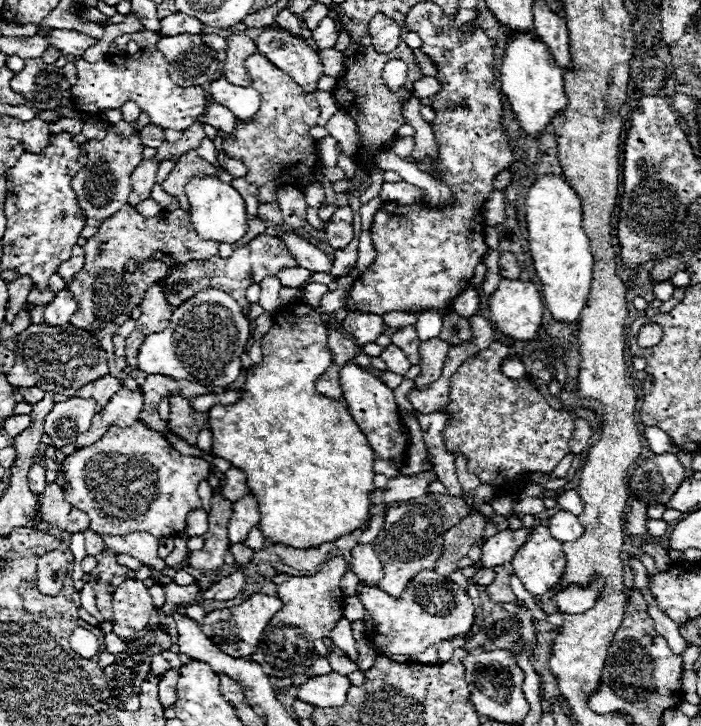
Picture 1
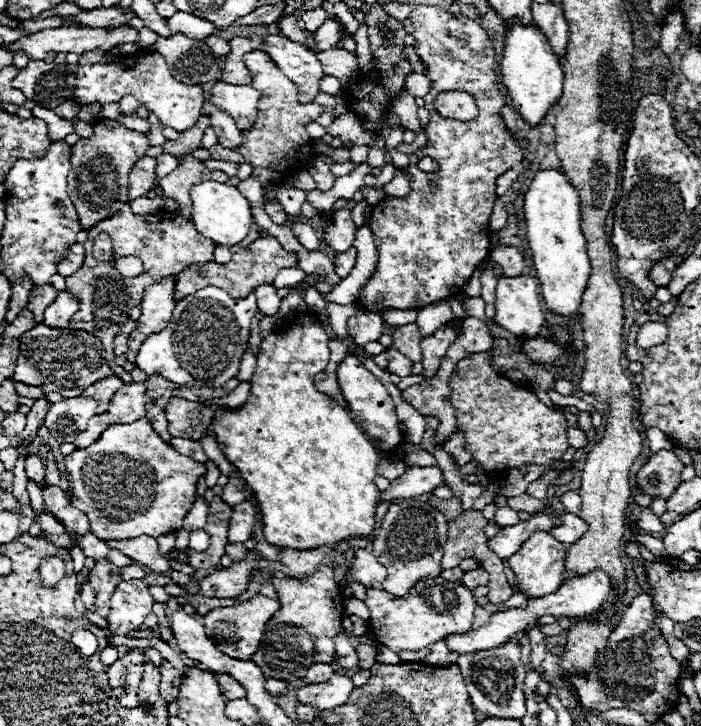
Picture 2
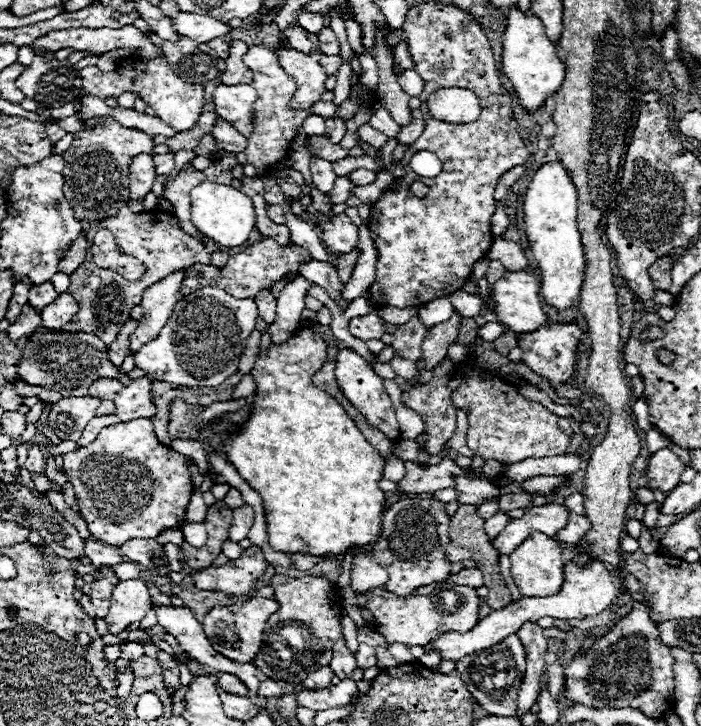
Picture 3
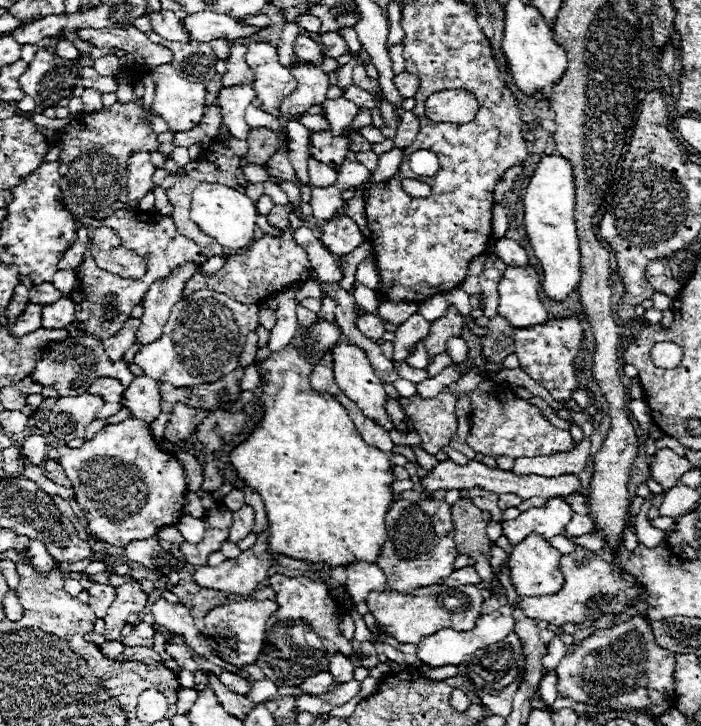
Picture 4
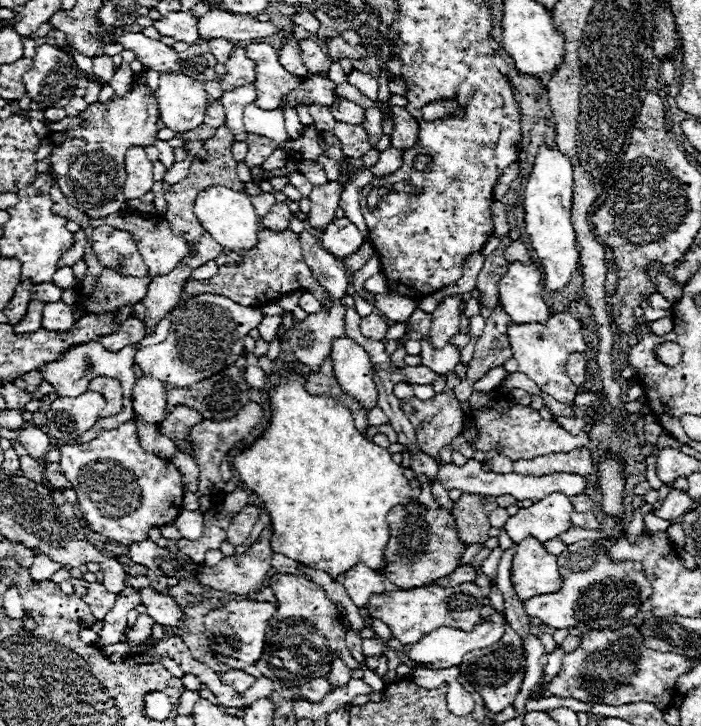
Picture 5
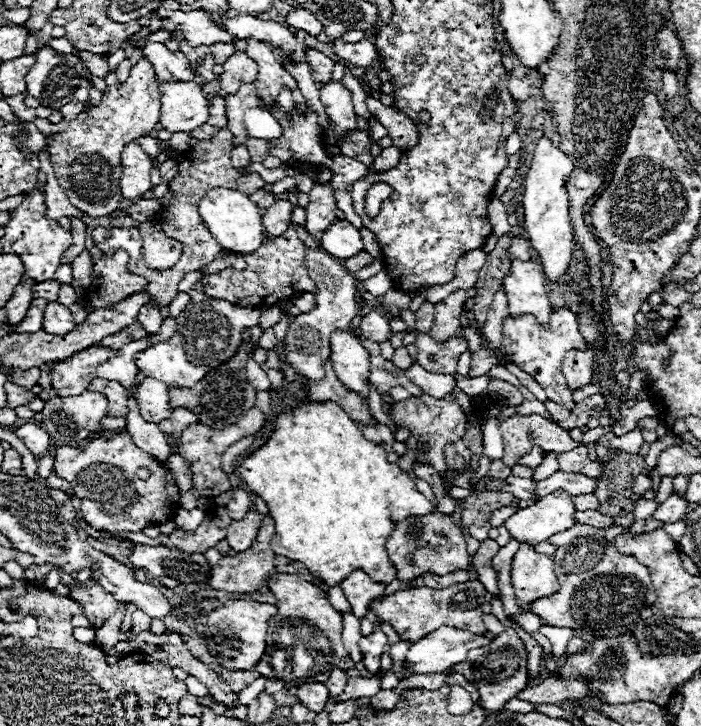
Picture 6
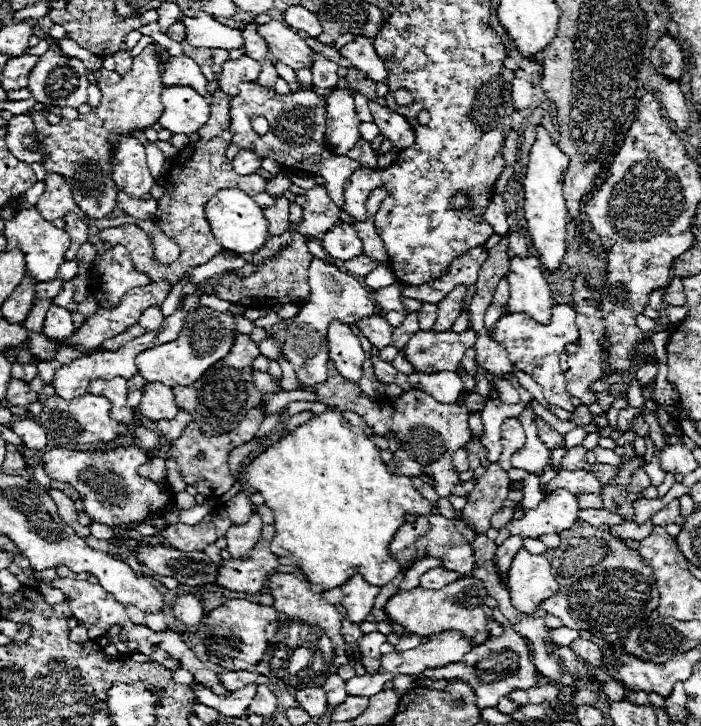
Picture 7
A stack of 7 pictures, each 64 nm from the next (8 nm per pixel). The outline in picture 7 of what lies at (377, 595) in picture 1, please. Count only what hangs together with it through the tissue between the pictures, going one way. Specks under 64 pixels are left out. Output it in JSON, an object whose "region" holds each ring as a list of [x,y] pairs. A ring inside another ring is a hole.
{"region":[[[460,578],[440,590],[426,590],[418,586],[408,592],[398,592],[386,602],[384,612],[394,620],[394,624],[404,626],[406,634],[430,636],[444,630],[460,630],[466,636],[470,636],[476,644],[482,644],[488,638],[486,614],[484,614],[486,598],[488,598],[488,592],[482,586],[482,580]]]}

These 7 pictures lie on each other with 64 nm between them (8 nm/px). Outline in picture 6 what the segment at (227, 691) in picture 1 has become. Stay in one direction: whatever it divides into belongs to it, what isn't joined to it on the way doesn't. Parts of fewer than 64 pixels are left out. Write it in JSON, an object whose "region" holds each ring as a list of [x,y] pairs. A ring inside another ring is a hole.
{"region":[[[222,670],[220,676],[222,680],[226,680],[226,684],[230,684],[230,688],[234,688],[234,692],[244,690],[248,684],[260,678],[258,672],[246,672],[246,670]]]}

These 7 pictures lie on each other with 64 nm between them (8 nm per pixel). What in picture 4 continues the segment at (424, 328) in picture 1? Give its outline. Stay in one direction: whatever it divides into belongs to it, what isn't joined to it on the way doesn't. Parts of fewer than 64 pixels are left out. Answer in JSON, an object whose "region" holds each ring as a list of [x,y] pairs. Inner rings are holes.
{"region":[[[438,294],[438,296],[434,296],[434,298],[428,298],[426,302],[420,302],[420,304],[418,304],[418,314],[422,314],[426,320],[434,322],[434,320],[446,316],[448,306],[450,306],[448,300],[446,300],[442,294]]]}

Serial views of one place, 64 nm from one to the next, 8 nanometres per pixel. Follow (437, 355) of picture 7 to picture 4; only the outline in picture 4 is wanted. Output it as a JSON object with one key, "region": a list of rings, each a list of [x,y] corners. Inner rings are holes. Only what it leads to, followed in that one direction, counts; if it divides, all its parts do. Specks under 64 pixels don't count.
{"region":[[[444,352],[444,354],[436,356],[434,360],[430,360],[430,364],[426,366],[426,372],[428,372],[430,378],[434,378],[436,374],[440,374],[440,372],[442,372],[446,366],[450,366],[450,364],[452,364],[452,360],[450,360],[448,352]]]}

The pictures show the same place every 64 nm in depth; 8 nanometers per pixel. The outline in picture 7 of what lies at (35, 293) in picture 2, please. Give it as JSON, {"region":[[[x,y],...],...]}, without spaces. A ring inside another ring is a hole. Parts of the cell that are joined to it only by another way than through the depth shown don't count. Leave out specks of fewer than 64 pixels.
{"region":[[[50,280],[50,282],[38,282],[36,286],[34,286],[34,292],[36,292],[36,298],[48,298],[48,300],[52,300],[52,298],[56,298],[58,296],[58,292],[62,290],[62,280]]]}

